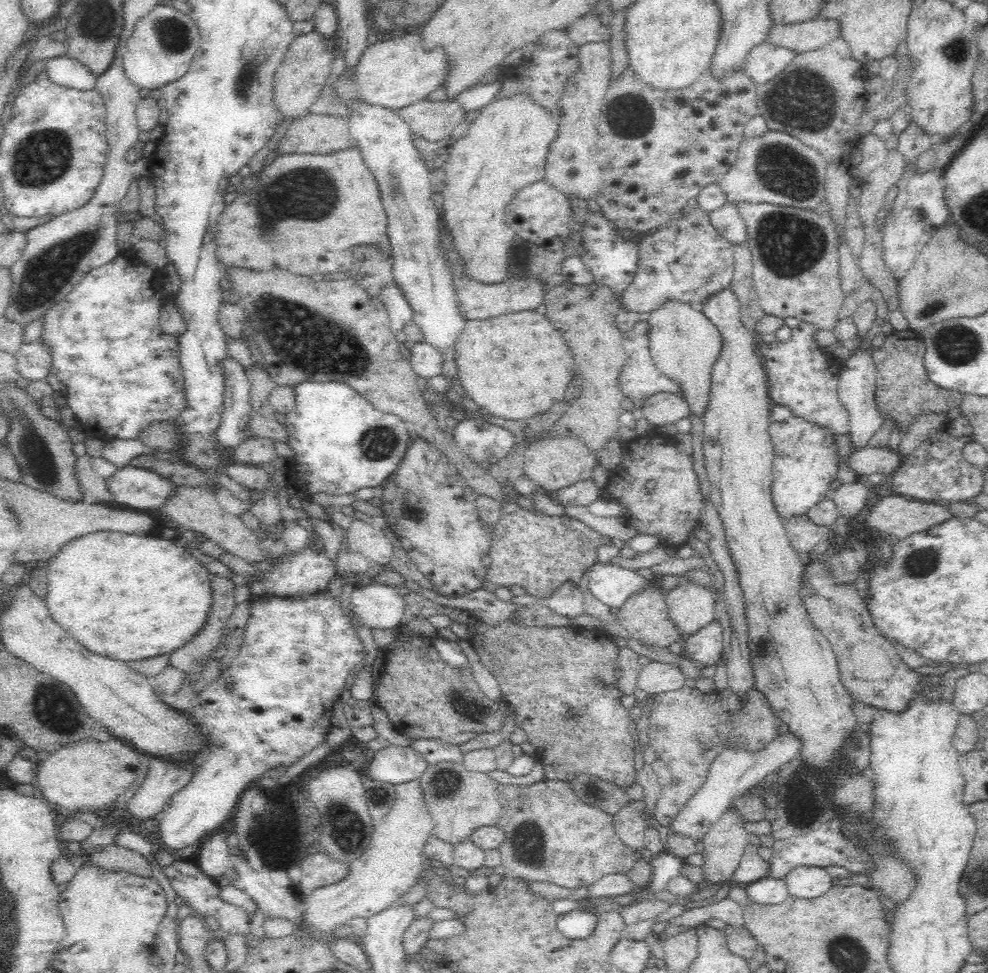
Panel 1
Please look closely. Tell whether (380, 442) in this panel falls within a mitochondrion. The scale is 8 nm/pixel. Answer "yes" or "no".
yes

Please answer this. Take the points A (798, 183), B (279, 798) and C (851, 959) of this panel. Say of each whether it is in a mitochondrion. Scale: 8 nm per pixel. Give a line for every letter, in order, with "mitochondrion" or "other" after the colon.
A: mitochondrion
B: other
C: mitochondrion

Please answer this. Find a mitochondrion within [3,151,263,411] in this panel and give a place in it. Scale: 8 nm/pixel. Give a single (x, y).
(51, 271)

